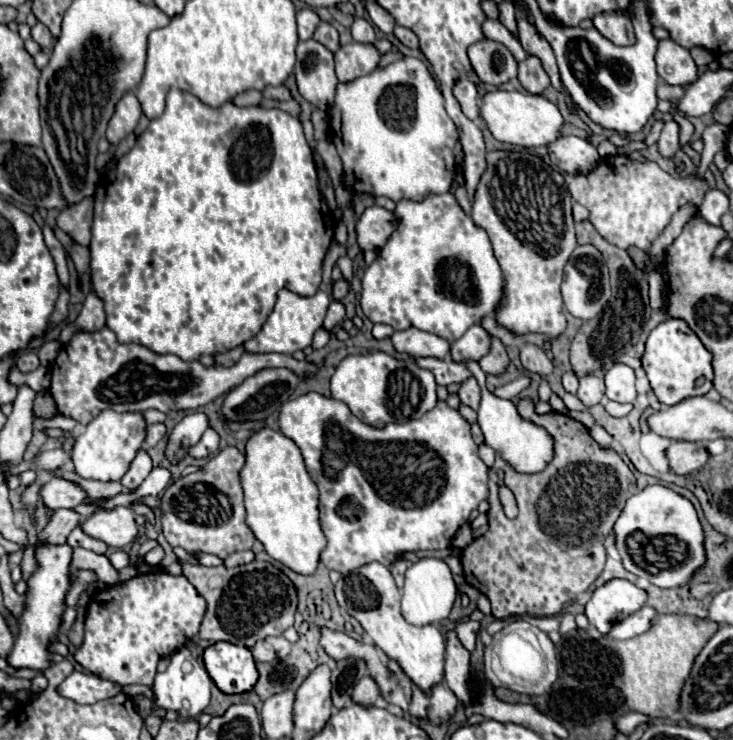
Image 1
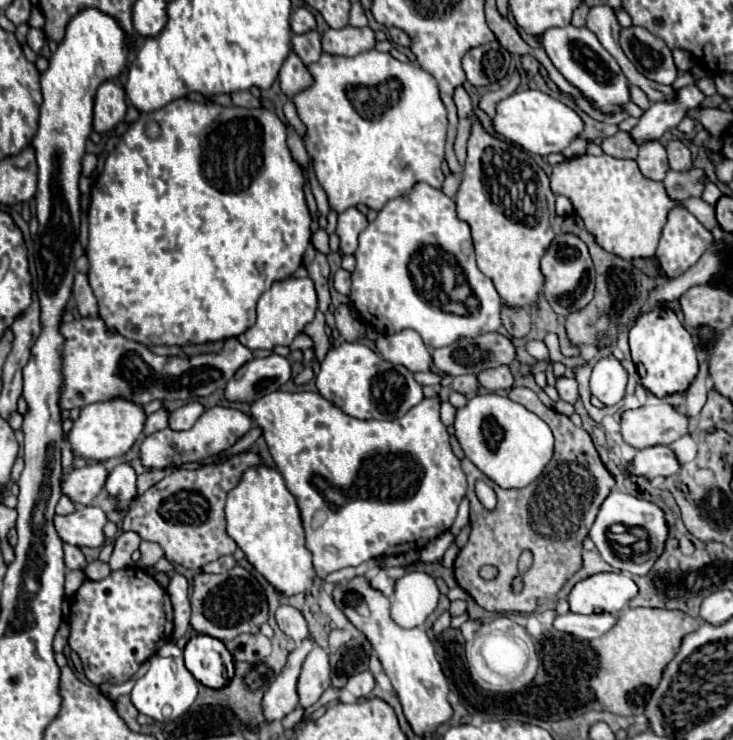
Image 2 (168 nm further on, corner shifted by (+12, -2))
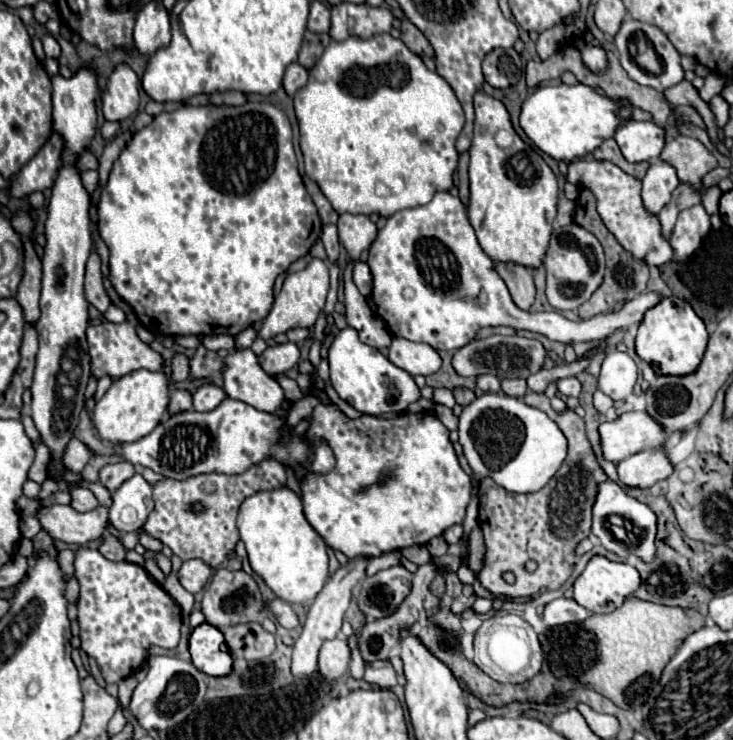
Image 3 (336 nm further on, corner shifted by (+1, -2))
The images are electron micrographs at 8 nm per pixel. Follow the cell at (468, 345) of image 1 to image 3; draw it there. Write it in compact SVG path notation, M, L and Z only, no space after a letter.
M489 336L483 340L473 340L461 350L457 350L453 358L453 368L461 376L479 376L479 374L495 374L499 378L529 378L531 374L543 368L547 350L539 340L521 338L521 336Z

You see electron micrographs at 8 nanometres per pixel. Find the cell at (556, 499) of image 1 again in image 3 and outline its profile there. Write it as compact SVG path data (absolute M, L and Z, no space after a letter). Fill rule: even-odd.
M527 392L523 402L543 410L561 428L569 444L563 466L539 492L511 494L497 486L491 478L481 480L479 484L479 524L485 534L487 546L485 566L479 572L479 580L493 596L509 598L529 598L539 594L541 590L561 588L561 584L569 578L573 570L577 544L591 532L591 508L595 502L597 484L607 480L587 440L583 418L579 418L573 410L557 414L545 394ZM527 560L537 562L535 572L523 570L523 564ZM503 572L515 574L513 586L503 580Z

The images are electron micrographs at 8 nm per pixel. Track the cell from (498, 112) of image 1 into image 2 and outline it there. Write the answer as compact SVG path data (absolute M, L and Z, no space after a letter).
M522 90L496 104L492 126L500 136L522 146L524 150L548 156L550 152L562 152L570 144L570 140L582 132L584 124L580 116L560 100L554 100L538 90Z

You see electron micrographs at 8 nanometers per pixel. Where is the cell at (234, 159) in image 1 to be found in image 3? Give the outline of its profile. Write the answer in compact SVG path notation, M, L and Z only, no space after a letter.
M247 102L243 106L181 106L173 112L163 112L155 120L137 130L131 142L125 146L121 156L115 160L107 184L101 188L99 196L99 234L109 248L109 280L117 294L129 302L141 324L153 334L175 336L175 334L229 334L237 336L241 330L249 328L253 322L269 314L269 304L273 304L273 284L275 278L289 268L291 262L305 256L315 240L321 236L321 220L317 208L299 176L297 158L293 150L291 124L283 110L269 102Z

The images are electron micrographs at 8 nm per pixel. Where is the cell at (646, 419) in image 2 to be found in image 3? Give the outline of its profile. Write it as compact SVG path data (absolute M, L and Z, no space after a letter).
M627 412L611 422L599 424L603 456L621 462L637 452L661 448L665 430L647 412Z

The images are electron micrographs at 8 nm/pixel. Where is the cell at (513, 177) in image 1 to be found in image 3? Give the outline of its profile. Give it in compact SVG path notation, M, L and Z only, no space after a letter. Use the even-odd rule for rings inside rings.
M479 90L473 102L475 136L469 148L471 226L483 252L493 262L517 262L527 268L537 268L549 246L551 222L557 214L557 178L547 162L513 130L509 112L501 100ZM501 128L515 136L513 146L507 150L501 150L493 138Z

